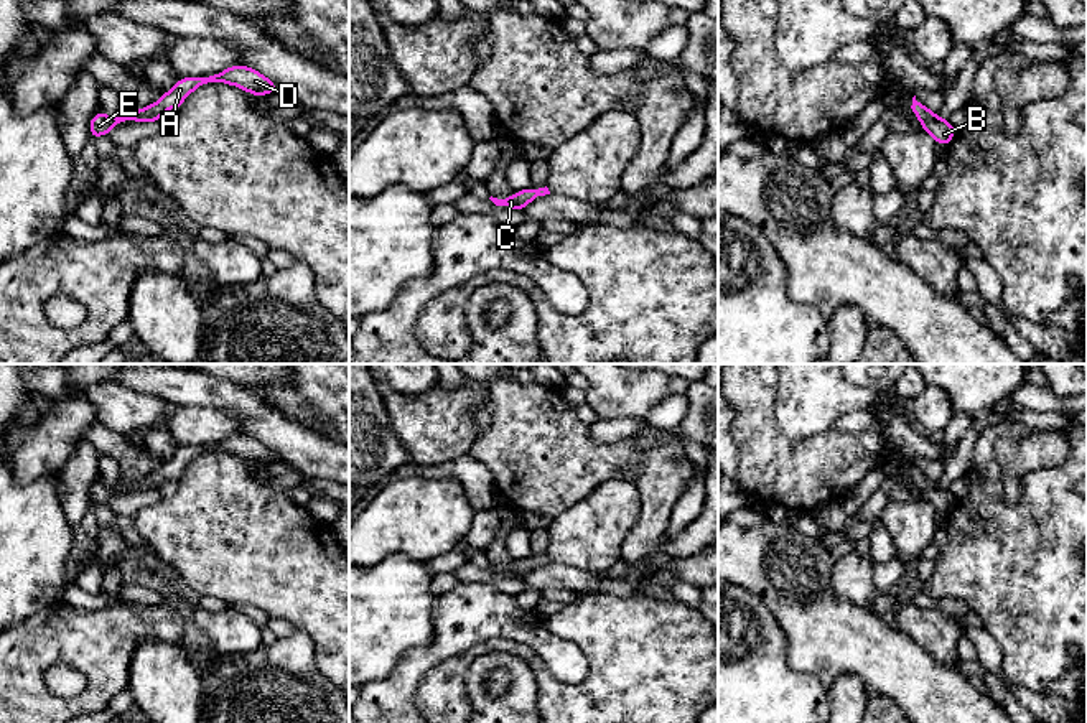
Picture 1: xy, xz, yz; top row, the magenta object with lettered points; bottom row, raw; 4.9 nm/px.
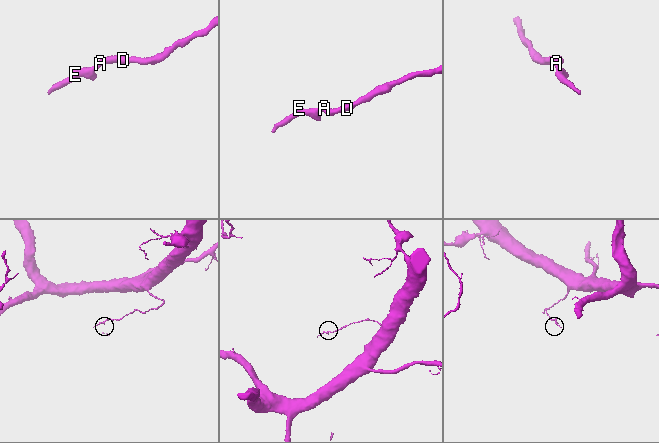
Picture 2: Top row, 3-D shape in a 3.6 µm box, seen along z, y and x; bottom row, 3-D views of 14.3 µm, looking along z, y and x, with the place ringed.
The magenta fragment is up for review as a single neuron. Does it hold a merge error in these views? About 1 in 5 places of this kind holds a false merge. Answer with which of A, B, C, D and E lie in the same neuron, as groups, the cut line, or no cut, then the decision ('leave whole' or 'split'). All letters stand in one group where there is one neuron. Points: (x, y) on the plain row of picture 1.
groups A B C D E; cut none; leave whole

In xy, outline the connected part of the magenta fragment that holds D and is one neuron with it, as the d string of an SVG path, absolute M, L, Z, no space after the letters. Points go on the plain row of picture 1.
M242 433L231 435L226 440L209 446L183 446L178 448L176 455L171 459L165 461L158 471L138 478L133 483L119 483L117 486L109 486L104 481L94 483L89 494L91 509L100 504L109 504L115 492L125 492L128 489L142 492L158 491L168 478L180 478L189 461L196 459L198 456L208 451L224 451L239 455L252 464L265 464L280 459L278 455L268 446Z

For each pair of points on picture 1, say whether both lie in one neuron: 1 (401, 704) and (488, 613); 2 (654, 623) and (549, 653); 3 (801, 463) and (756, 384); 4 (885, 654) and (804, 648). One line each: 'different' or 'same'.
1: same
2: different
3: same
4: same

